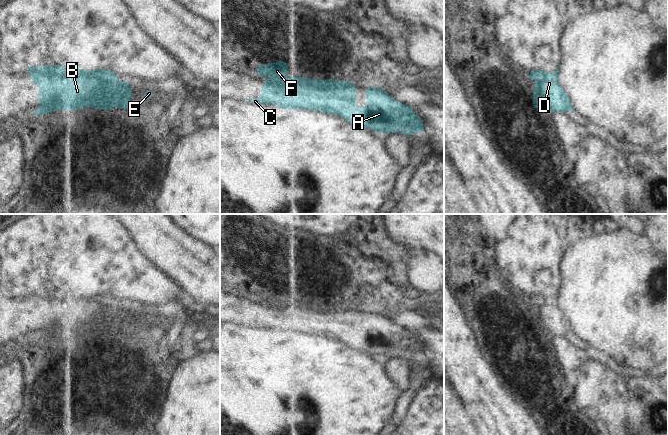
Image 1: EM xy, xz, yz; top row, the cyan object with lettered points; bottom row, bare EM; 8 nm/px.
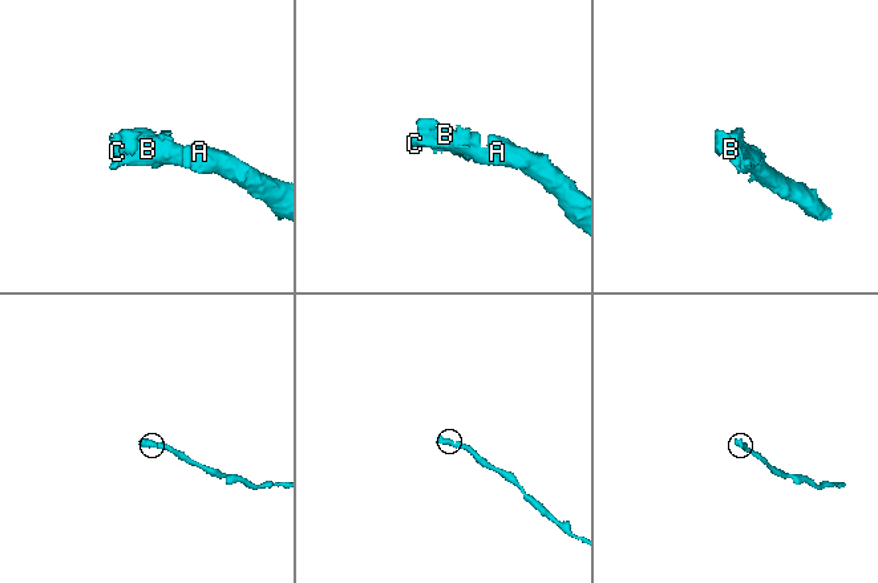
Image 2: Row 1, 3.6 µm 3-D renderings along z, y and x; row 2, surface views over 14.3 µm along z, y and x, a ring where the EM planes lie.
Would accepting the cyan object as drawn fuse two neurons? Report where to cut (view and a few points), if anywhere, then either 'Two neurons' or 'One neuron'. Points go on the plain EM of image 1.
No split. One neuron.

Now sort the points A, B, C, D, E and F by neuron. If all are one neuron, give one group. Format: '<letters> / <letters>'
A B C D E F

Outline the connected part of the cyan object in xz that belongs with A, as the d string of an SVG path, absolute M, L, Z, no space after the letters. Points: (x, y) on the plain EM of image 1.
M282 285L260 289L256 296L267 304L261 313L261 319L253 324L246 324L254 329L276 329L281 333L305 333L338 339L358 351L379 357L402 357L408 361L415 356L424 355L422 344L413 336L412 331L404 329L388 319L384 313L369 311L366 313L366 330L356 330L356 311L350 305L336 303L311 303L308 301L286 301L288 289Z

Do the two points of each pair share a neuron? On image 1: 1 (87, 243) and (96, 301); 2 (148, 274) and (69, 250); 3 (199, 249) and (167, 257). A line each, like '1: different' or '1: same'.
1: different
2: same
3: same

